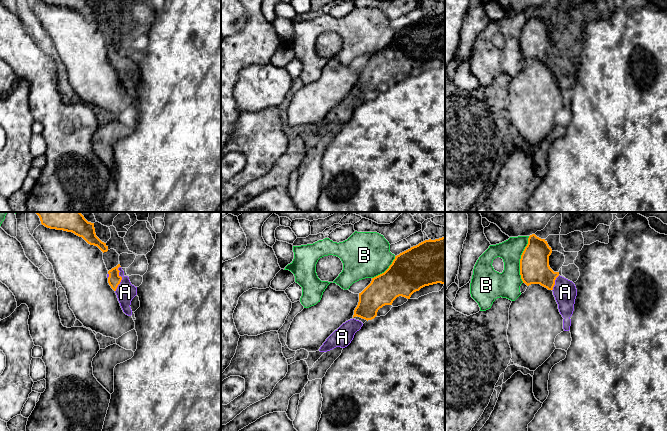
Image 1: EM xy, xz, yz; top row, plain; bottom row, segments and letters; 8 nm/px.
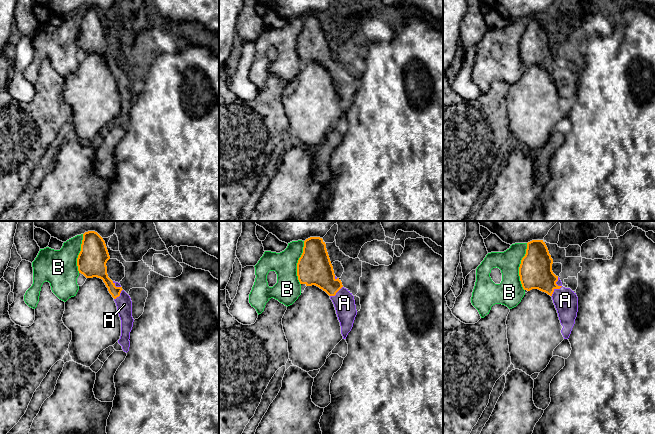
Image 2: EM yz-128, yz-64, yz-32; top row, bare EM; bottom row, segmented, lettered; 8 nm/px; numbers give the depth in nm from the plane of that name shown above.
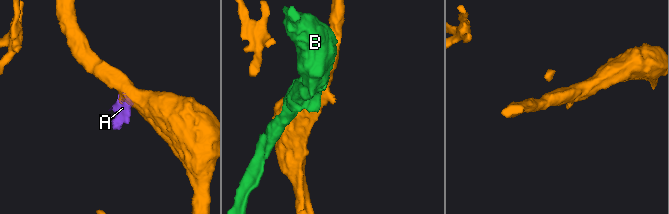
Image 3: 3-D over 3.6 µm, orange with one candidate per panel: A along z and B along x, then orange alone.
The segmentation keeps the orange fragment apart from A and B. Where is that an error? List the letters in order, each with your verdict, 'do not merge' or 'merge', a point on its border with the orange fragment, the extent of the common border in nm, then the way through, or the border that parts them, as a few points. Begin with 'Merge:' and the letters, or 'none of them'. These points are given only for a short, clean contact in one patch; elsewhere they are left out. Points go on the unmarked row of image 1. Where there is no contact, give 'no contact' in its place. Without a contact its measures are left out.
Merge: A
A: merge | xy (121, 55) | 220 nm | across xy (114, 55), (121, 55), (121, 61), (125, 68)
B: do not merge | yz (520, 35) | 380 nm

